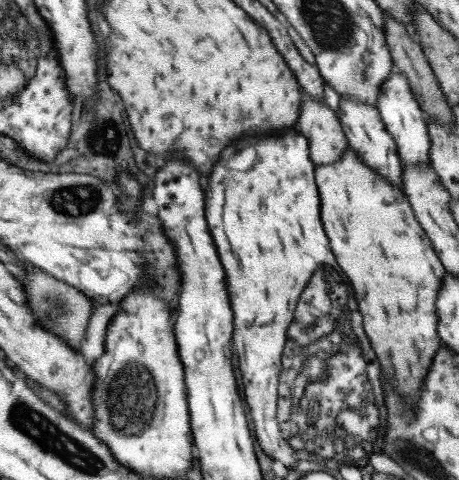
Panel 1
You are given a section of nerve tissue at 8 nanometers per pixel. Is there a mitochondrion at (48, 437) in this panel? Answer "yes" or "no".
yes

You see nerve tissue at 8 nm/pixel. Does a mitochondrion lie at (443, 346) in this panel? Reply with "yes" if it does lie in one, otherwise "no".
no

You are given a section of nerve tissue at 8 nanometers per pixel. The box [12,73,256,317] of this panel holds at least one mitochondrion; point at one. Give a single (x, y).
(75, 200)

